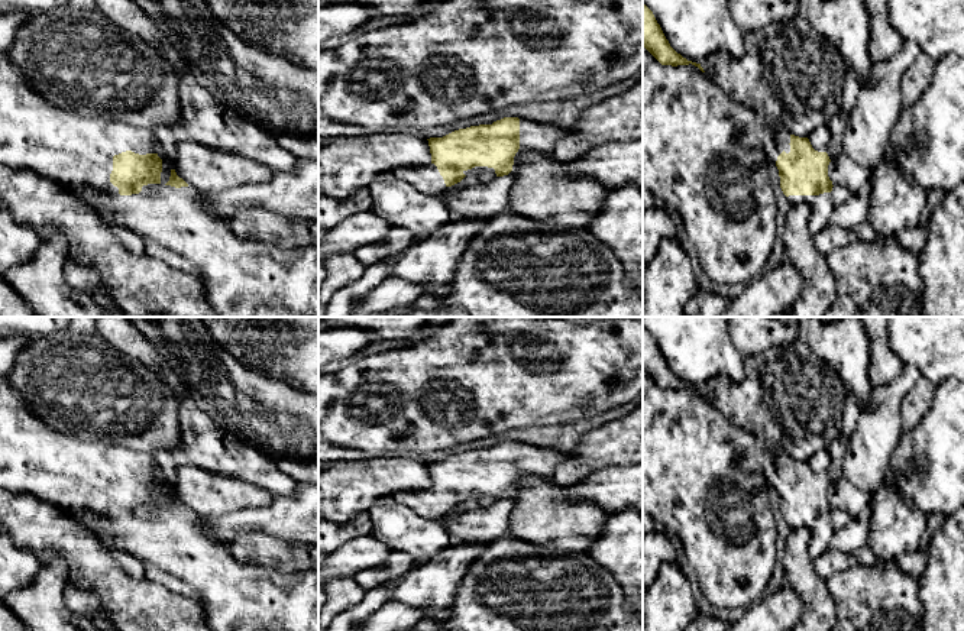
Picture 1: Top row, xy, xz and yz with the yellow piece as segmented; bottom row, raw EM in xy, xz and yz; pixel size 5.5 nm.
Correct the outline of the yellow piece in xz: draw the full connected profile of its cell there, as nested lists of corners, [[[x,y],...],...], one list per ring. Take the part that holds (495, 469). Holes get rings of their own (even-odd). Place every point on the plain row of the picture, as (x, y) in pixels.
[[[504,441],[492,449],[470,450],[443,462],[430,462],[431,488],[446,511],[460,507],[468,494],[494,492],[496,501],[512,495],[514,480],[520,473],[520,443]]]

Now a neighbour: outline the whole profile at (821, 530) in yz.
[[[831,517],[819,520],[789,520],[792,530],[806,527],[811,531],[809,554],[815,560],[829,549],[829,543],[835,534]]]

